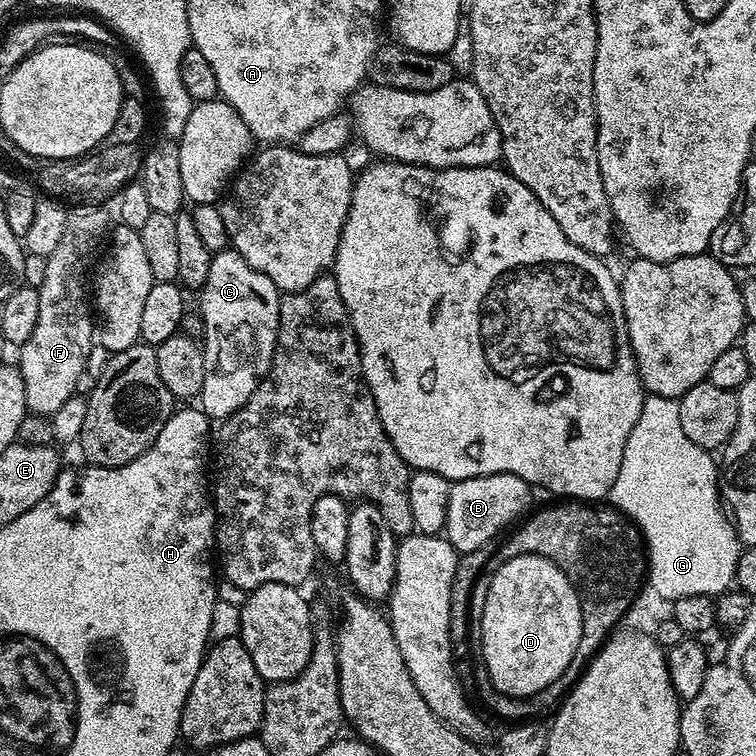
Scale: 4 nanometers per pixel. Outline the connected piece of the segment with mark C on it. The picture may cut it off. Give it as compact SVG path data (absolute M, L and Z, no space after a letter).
M235 250L217 252L210 262L210 274L206 274L204 287L199 289L200 316L204 319L204 365L206 378L202 382L202 390L198 397L199 407L213 421L223 422L233 416L254 394L263 377L267 376L272 368L272 359L276 353L276 339L280 329L280 289L266 278L242 254Z

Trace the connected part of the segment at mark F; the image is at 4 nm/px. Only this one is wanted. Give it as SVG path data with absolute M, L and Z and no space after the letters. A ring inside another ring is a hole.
M95 204L76 206L66 218L66 230L62 234L54 254L47 256L45 278L38 294L38 322L34 334L19 345L18 367L26 386L26 402L29 413L51 418L71 396L77 395L80 379L88 368L88 359L94 348L94 312L90 307L90 273L110 236L110 221L103 207Z

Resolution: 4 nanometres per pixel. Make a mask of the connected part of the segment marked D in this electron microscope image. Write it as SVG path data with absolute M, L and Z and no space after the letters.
M518 554L518 558L503 560L495 565L489 582L489 593L482 606L479 659L489 672L490 682L504 696L533 696L550 682L562 678L562 670L570 666L570 658L574 658L574 650L578 650L578 642L582 638L582 622L585 616L579 606L579 596L570 578L549 558L538 554Z

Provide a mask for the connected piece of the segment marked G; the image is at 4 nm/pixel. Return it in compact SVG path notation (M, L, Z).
M645 395L642 414L638 414L638 422L634 422L634 430L626 442L622 466L618 466L618 478L614 478L610 500L642 533L650 586L663 598L674 601L690 594L715 598L733 587L742 545L736 536L736 525L726 515L720 498L718 464L709 449L686 438L677 401Z

